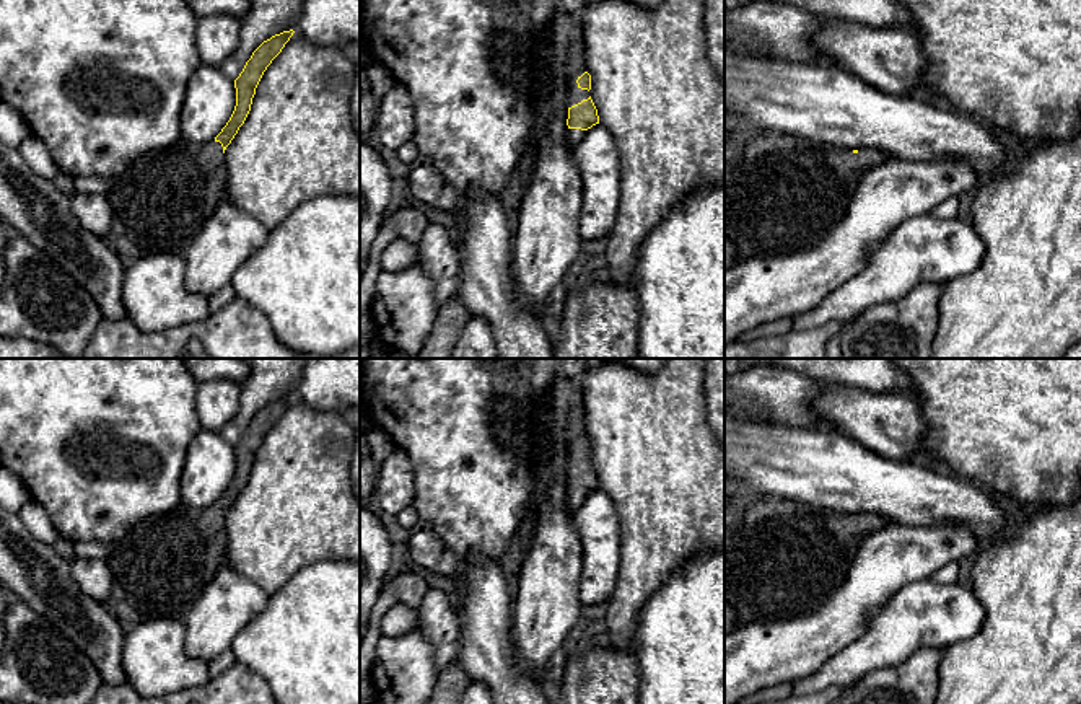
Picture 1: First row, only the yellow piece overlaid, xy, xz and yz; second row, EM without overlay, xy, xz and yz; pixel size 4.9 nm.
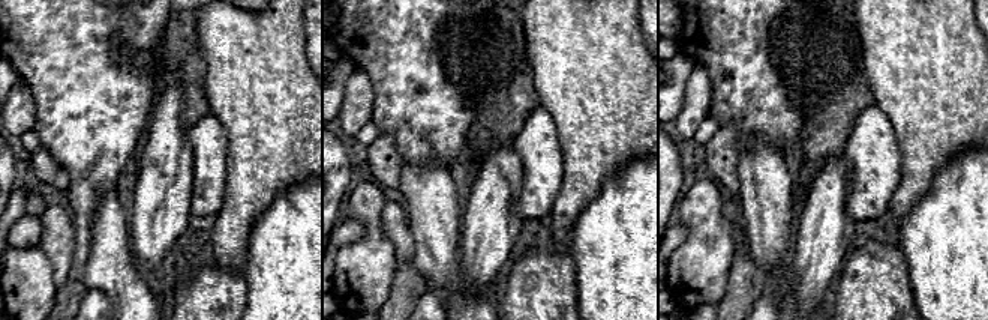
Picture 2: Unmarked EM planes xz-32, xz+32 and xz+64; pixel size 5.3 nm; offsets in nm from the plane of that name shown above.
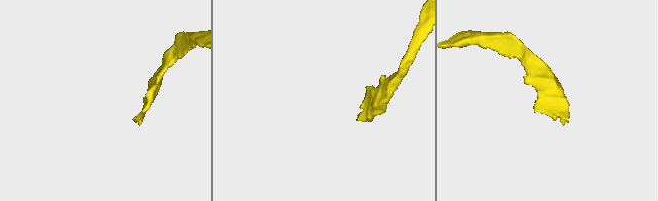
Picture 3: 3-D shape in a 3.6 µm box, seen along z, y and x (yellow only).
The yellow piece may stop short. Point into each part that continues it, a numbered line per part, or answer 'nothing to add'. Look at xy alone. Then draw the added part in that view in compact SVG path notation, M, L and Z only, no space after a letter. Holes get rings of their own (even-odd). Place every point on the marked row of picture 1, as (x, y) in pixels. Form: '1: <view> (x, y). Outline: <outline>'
1: xy (160, 202). Outline: M179 139L168 148L145 153L109 183L112 222L106 241L120 257L130 261L160 253L184 256L223 200L226 184L228 173L220 142L197 145Z

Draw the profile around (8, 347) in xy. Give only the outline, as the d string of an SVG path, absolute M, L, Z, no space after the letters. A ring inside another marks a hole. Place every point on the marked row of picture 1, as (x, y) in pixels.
M0 336L0 359L67 359L54 347L31 339L8 339Z

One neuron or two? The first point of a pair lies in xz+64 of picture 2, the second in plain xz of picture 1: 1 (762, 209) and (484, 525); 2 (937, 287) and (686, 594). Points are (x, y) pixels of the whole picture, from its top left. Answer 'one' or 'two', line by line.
1: two
2: one

